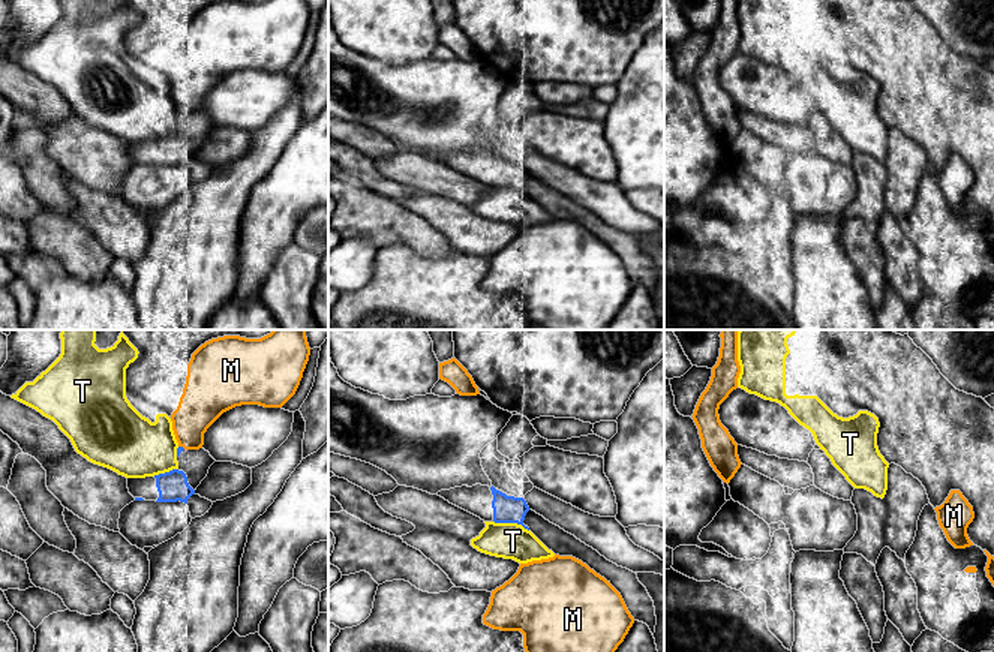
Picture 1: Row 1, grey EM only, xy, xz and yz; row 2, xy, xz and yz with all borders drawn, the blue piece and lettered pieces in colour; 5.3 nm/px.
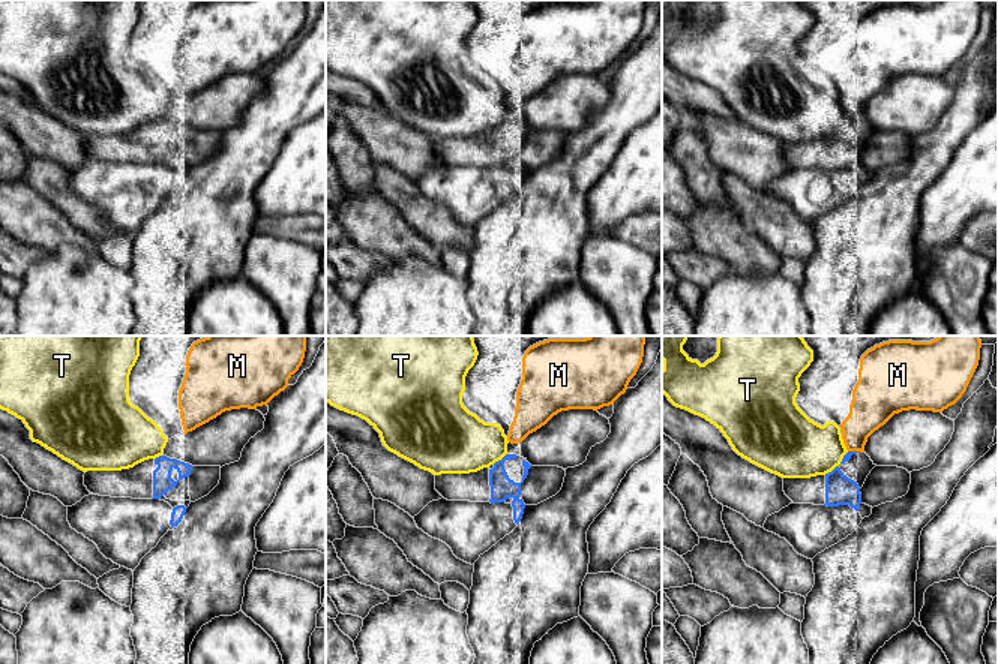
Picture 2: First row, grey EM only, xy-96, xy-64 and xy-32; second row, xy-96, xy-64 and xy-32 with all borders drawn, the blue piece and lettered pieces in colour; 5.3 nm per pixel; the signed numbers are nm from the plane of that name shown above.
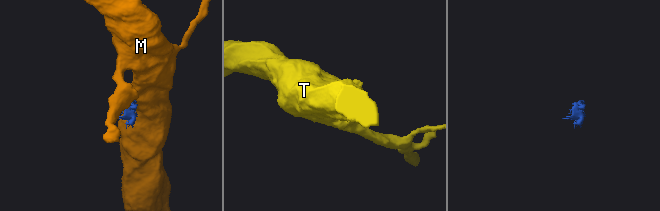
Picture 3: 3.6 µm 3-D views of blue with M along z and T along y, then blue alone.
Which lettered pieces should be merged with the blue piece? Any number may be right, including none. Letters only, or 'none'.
none

